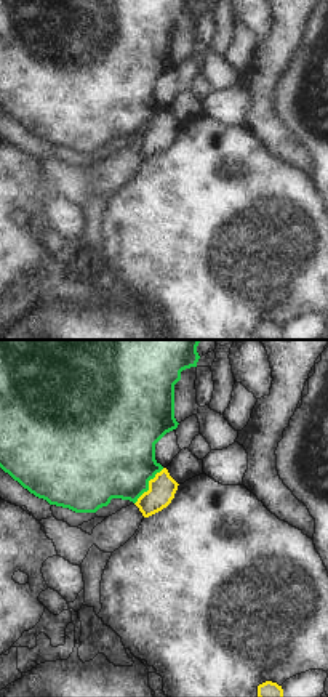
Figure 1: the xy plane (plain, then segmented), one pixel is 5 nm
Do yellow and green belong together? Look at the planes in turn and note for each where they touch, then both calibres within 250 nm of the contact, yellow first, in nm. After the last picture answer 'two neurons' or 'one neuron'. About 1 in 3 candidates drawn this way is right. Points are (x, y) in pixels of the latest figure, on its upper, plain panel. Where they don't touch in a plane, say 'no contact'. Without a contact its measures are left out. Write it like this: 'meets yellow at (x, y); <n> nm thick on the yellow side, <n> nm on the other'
meets yellow at (149, 127); 140 nm thick on the yellow side, 440 nm on the other

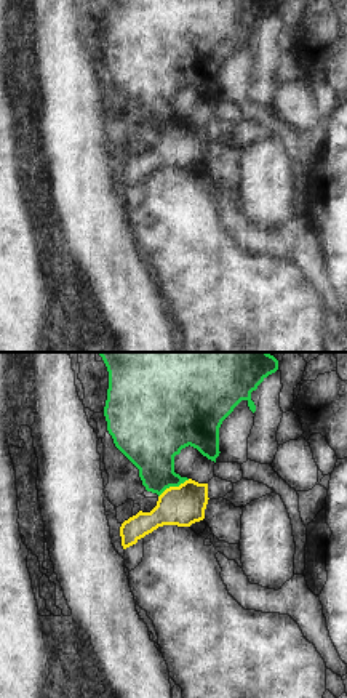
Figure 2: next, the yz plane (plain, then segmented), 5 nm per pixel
meets yellow at (173, 128); 200 nm thick on the yellow side, 280 nm on the other

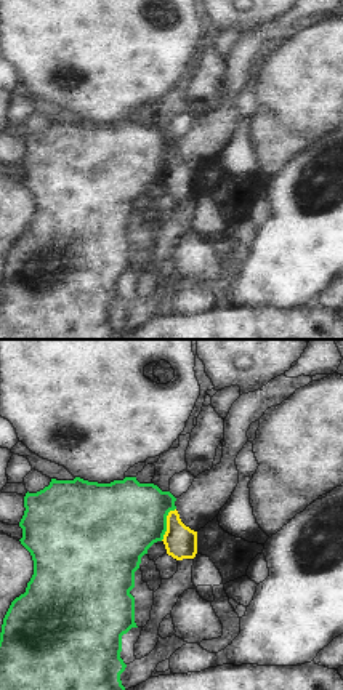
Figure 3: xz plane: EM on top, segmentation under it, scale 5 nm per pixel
meets yellow at (167, 165); 160 nm thick on the yellow side, 400 nm on the other

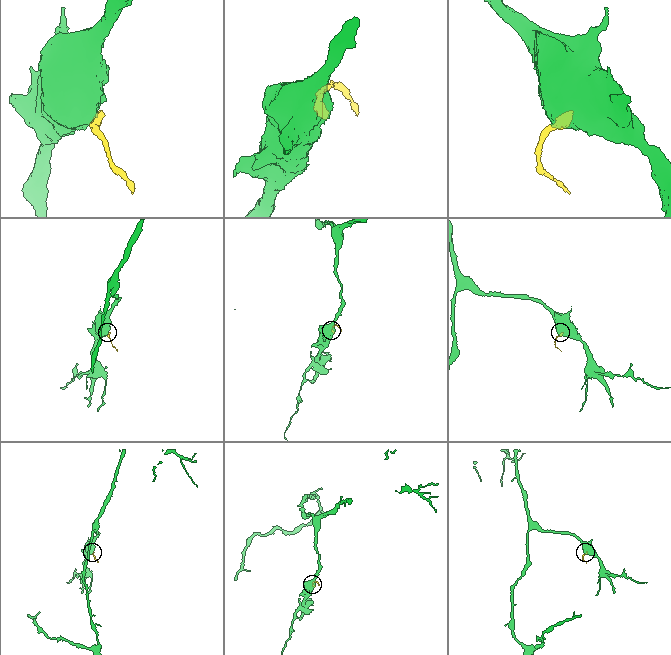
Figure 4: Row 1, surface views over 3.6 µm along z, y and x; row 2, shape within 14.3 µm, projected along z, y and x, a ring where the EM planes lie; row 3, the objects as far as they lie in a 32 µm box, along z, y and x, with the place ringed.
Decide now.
two neurons

